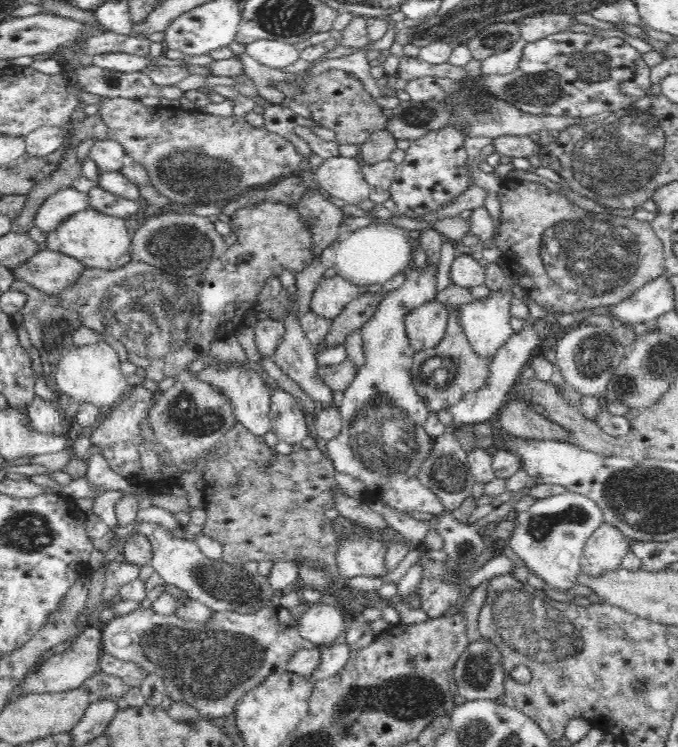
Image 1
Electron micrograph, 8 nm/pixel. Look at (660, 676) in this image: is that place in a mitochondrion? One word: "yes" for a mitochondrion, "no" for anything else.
no

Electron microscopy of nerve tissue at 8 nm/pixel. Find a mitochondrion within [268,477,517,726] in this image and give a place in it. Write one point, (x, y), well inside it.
(476, 673)

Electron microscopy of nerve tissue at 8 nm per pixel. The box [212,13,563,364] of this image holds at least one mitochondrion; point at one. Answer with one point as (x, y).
(479, 107)

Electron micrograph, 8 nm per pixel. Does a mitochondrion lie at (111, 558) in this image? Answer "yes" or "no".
no

